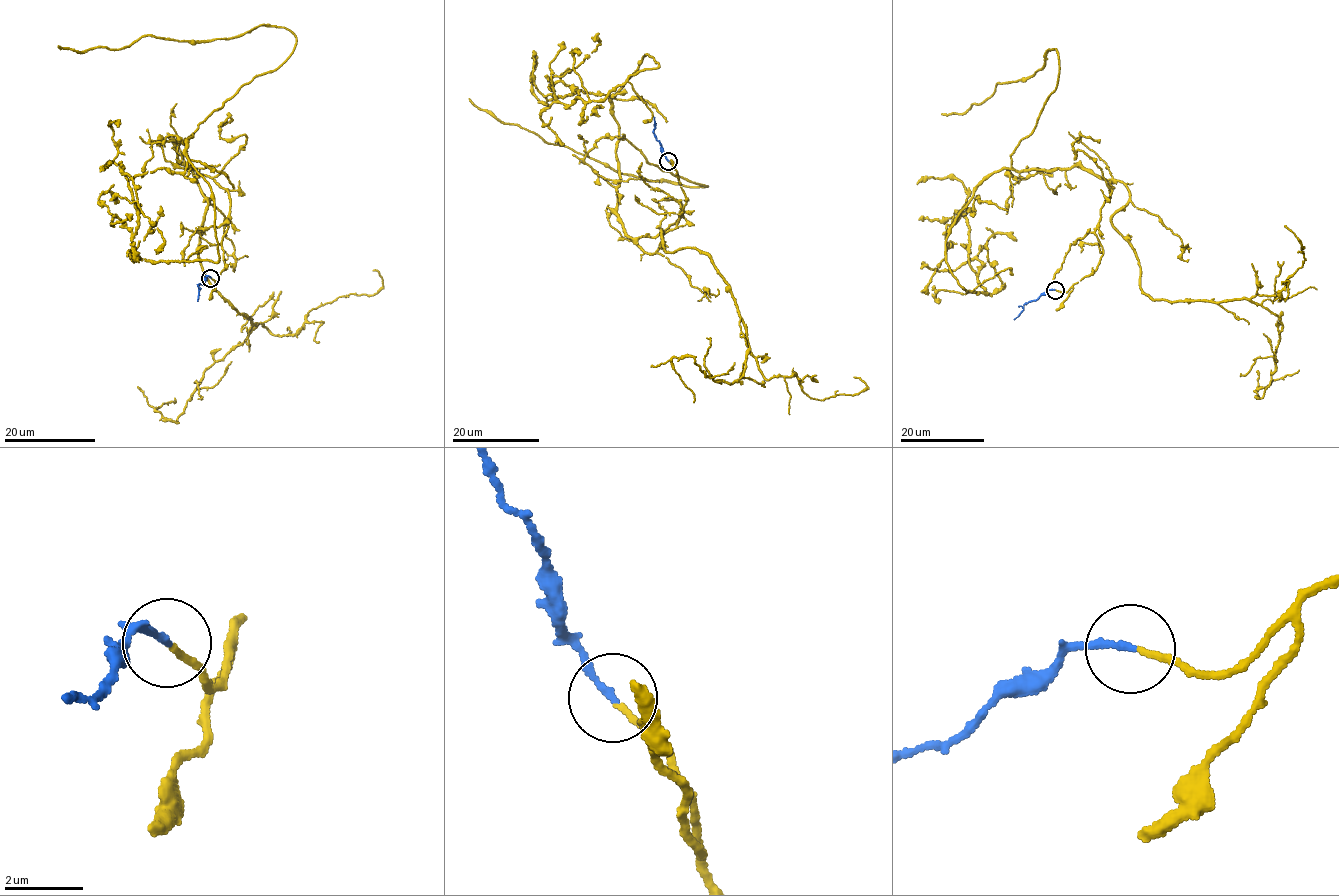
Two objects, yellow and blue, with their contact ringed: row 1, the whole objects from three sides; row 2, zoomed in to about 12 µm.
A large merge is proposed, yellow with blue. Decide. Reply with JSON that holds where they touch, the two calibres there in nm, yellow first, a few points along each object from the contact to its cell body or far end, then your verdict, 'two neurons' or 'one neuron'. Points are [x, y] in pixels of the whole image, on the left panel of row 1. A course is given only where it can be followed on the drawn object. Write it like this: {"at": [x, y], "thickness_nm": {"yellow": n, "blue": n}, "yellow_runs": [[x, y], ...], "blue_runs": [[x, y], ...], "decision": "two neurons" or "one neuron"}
{"at": [210, 278], "thickness_nm": {"yellow": 140, "blue": 180}, "yellow_runs": [[211, 278], [229, 199], [177, 157], [193, 134], [219, 259], [140, 258], [124, 169], [164, 240], [156, 254]], "blue_runs": [[211, 278], [207, 276], [198, 285], [197, 300]], "decision": "one neuron"}

